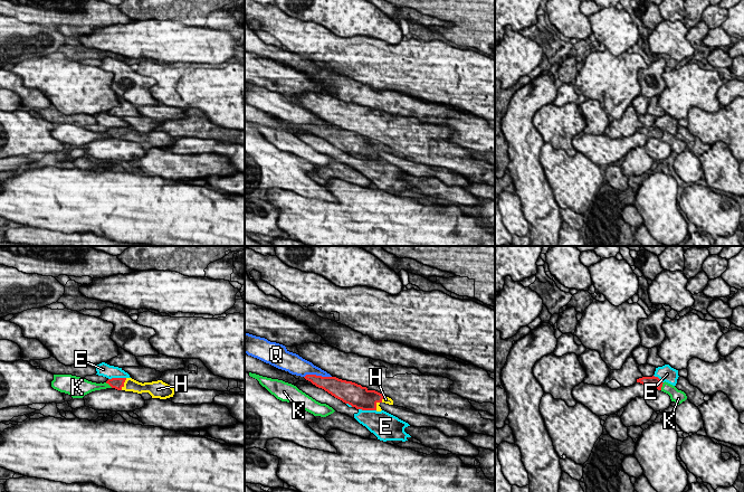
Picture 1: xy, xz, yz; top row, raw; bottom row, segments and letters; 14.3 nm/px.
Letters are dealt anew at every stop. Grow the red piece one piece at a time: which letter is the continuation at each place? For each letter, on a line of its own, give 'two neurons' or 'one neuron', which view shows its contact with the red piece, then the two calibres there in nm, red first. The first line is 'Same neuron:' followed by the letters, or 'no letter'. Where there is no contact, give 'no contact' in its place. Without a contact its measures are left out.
Same neuron: H
E: two neurons; contact in xy; calibres 160 and 190 nm
H: one neuron; contact in xy; calibres 160 and 190 nm
K: two neurons; contact in yz; calibres 160 and 170 nm
Q: two neurons; contact in xz; calibres 240 and 240 nm

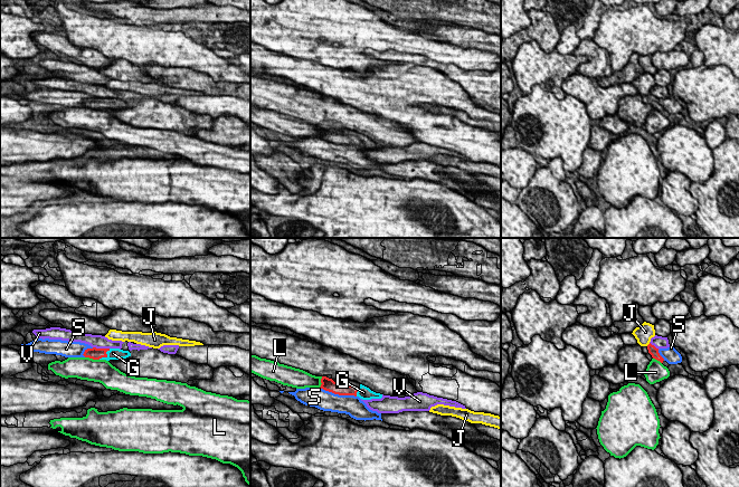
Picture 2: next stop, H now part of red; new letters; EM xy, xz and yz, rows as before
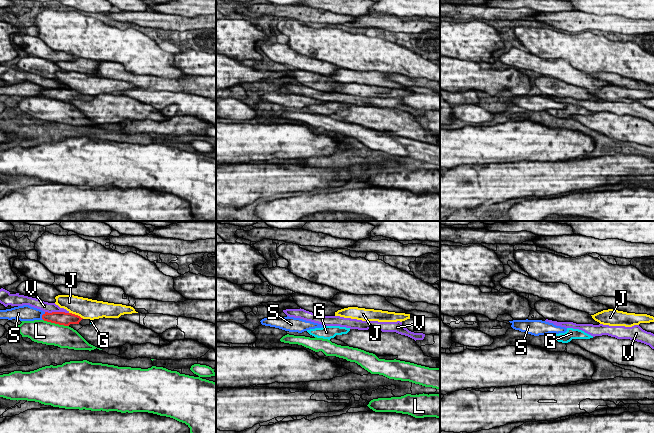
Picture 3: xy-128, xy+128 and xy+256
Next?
Same neuron: G
G: one neuron; contact in xy; calibres 170 and 160 nm
J: two neurons; contact in yz; calibres 140 and 240 nm
L: two neurons; contact in xy; calibres 170 and 340 nm
S: two neurons; contact in xz; calibres 190 and 280 nm
V: two neurons; contact in xy; calibres 170 and 190 nm

